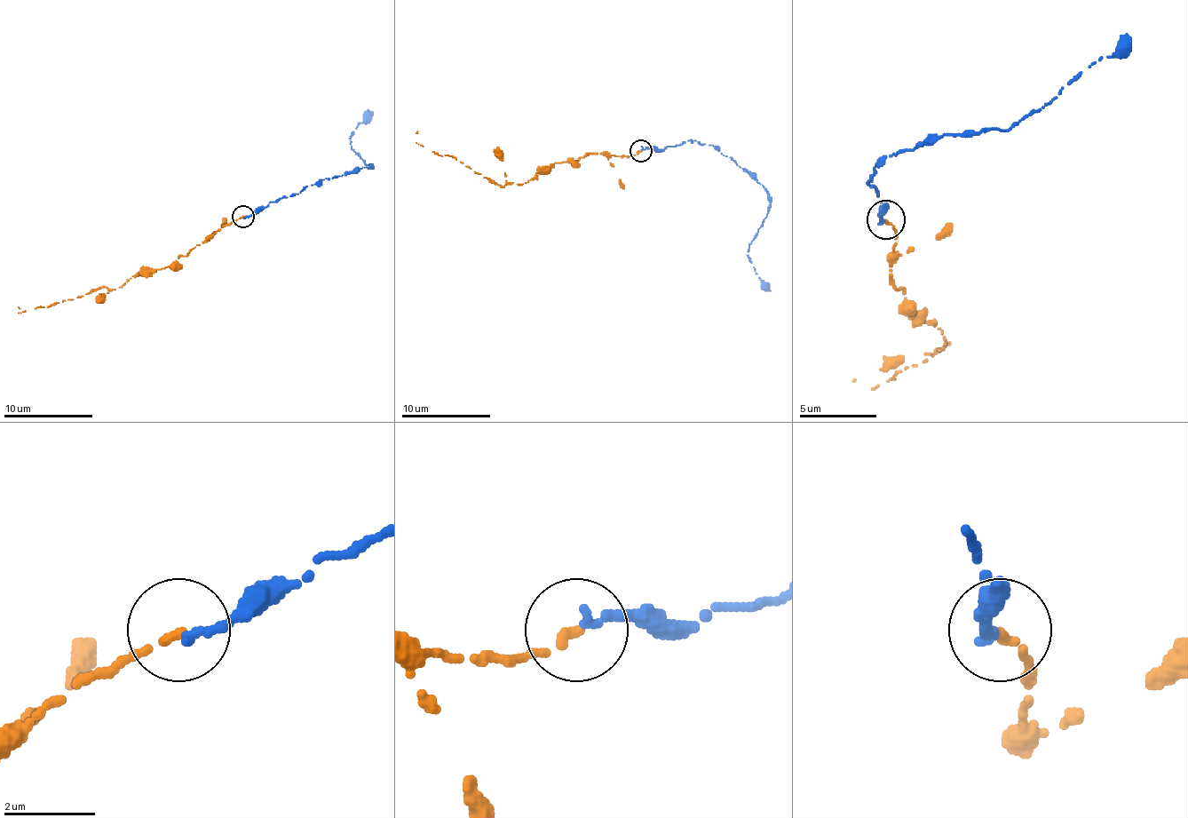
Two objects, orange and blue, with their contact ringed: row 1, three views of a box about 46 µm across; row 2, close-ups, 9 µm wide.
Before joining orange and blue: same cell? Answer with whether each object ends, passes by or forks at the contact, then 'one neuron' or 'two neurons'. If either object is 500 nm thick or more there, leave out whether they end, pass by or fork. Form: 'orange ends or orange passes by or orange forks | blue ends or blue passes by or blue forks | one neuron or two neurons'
orange ends | blue ends | one neuron

